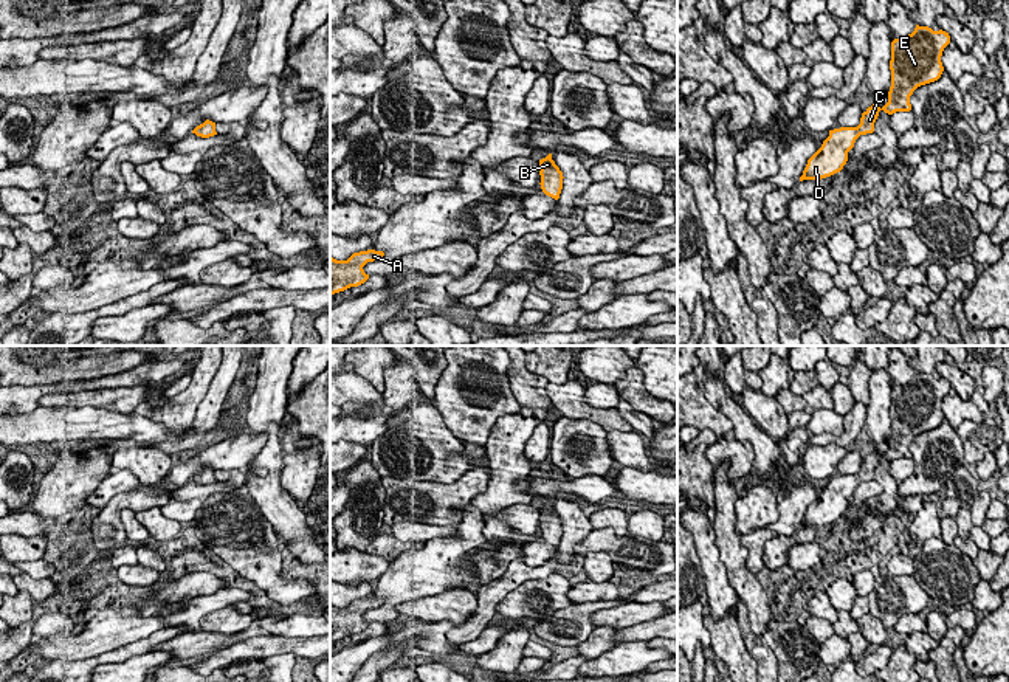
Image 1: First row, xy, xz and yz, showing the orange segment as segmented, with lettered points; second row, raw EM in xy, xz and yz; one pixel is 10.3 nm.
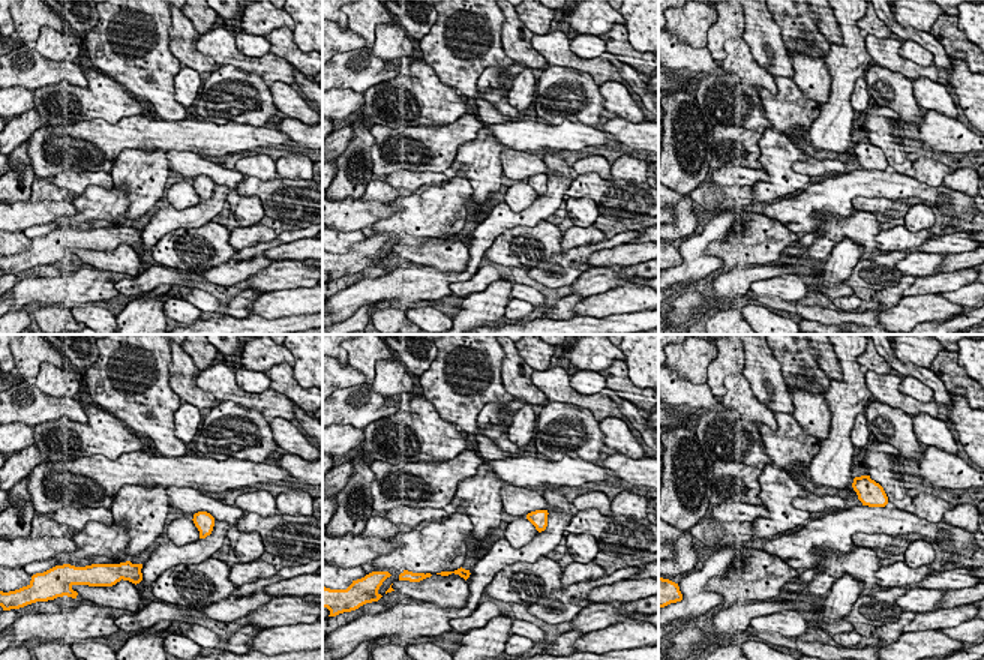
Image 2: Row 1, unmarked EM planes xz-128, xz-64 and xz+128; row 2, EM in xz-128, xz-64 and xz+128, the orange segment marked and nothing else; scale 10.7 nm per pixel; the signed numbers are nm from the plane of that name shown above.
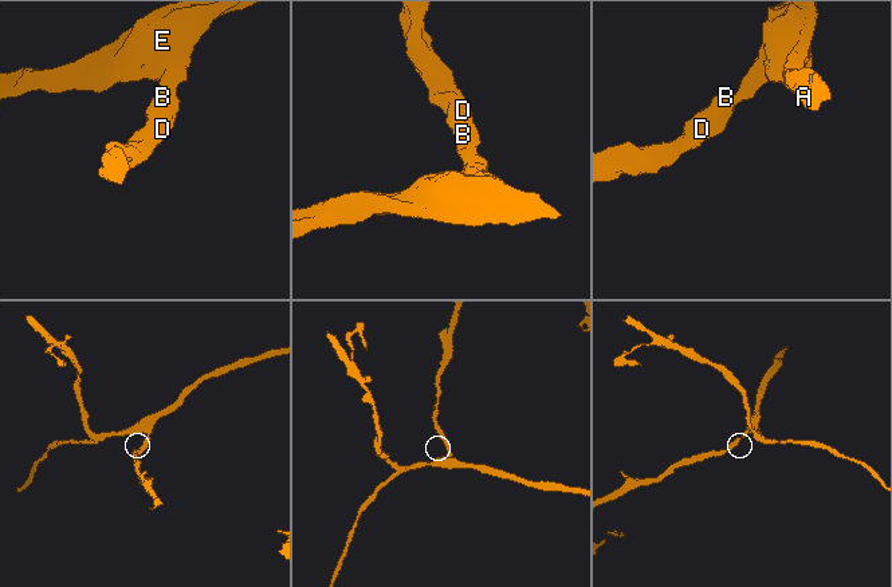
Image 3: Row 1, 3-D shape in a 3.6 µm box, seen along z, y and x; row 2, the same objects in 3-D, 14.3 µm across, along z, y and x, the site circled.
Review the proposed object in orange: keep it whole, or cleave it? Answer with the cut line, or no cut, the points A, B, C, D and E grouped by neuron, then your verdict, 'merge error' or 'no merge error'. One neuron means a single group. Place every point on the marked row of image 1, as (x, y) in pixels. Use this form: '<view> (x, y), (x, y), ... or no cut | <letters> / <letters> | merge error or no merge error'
no cut | A B C D E | no merge error

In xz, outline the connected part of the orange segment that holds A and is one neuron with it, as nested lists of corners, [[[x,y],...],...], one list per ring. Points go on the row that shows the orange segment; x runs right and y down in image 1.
[[[367,250],[353,253],[347,260],[330,257],[330,294],[364,284],[369,274],[364,273],[363,267],[383,256],[383,251]]]

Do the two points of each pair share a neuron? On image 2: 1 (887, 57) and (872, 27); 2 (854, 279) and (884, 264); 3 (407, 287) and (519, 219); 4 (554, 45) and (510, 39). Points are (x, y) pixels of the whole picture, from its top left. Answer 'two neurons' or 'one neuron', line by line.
1: two neurons
2: one neuron
3: one neuron
4: two neurons

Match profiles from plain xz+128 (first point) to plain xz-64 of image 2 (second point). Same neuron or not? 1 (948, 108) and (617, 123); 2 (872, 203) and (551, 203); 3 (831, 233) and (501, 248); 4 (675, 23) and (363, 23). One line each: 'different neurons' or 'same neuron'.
1: different neurons
2: different neurons
3: same neuron
4: same neuron

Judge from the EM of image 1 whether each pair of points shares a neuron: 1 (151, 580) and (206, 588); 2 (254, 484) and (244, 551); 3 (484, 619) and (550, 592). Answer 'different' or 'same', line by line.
1: different
2: different
3: different

